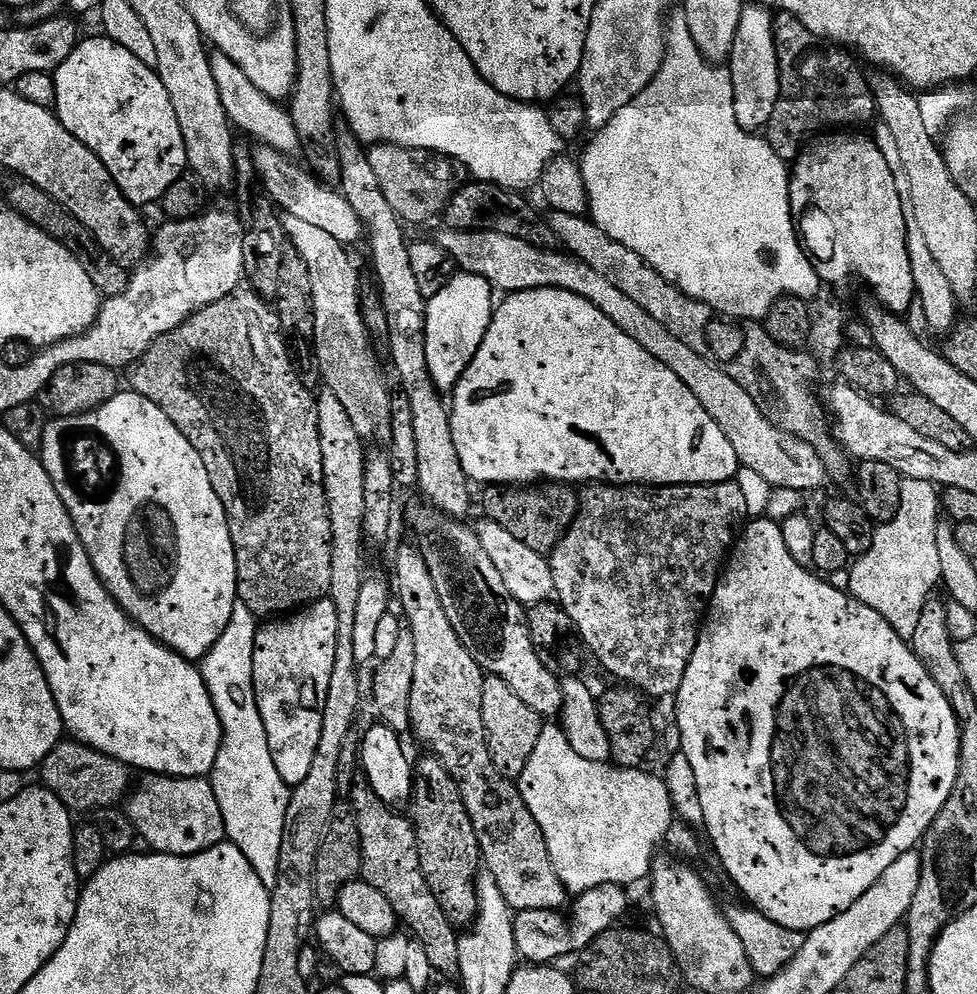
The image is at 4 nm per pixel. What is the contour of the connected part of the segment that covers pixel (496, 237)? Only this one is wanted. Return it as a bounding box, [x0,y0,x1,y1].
[434,227,830,494]

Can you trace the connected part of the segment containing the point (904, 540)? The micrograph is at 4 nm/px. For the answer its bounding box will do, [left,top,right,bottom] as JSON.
[846,479,941,642]

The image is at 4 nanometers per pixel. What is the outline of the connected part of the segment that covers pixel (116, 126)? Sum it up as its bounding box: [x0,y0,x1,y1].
[54,34,188,206]

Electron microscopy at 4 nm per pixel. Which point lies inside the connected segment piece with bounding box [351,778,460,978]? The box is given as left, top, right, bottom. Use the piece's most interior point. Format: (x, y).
(390, 863)

